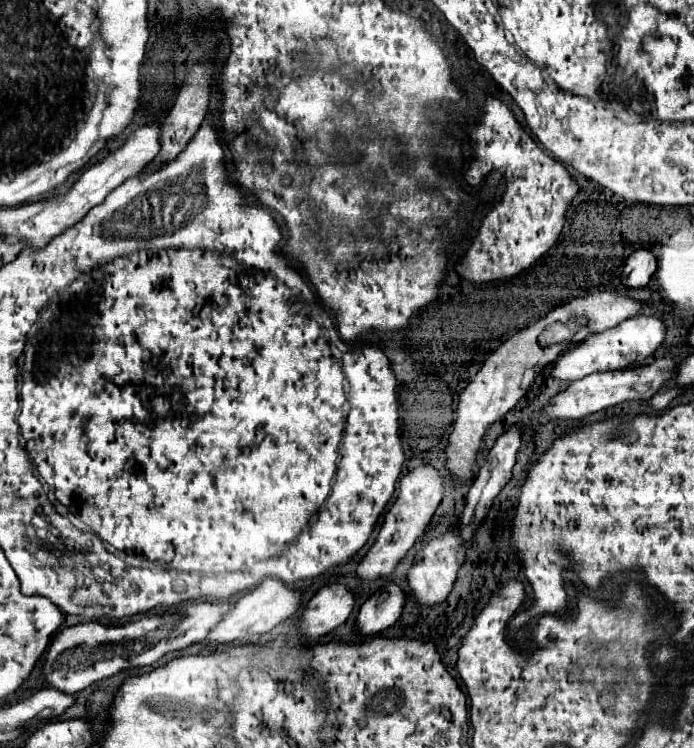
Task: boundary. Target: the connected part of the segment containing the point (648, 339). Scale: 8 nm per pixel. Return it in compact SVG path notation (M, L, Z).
M635 316L629 320L623 320L619 326L609 328L601 334L587 336L585 342L579 342L571 346L553 366L553 376L559 380L581 380L593 372L603 372L603 370L623 370L629 368L635 362L643 362L645 358L653 356L663 344L665 344L665 334L667 326L663 320L655 316Z

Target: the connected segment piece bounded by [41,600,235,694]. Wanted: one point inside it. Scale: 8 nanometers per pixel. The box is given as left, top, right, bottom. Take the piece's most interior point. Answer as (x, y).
(80, 654)

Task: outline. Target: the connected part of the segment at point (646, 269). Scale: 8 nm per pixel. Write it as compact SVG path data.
M639 248L635 250L627 260L625 260L625 268L623 268L623 282L631 288L641 288L649 282L651 274L657 268L657 258L651 250L647 248Z

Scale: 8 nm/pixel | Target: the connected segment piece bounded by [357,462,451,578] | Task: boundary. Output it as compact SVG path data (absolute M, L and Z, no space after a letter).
M429 462L415 466L411 472L407 472L399 480L397 500L391 504L389 512L385 514L385 520L375 538L375 544L367 550L367 554L357 566L357 574L361 578L379 578L379 576L389 576L393 572L395 564L407 554L407 550L415 544L415 540L425 532L425 526L433 518L449 480L451 480L451 474L445 468L437 468Z

